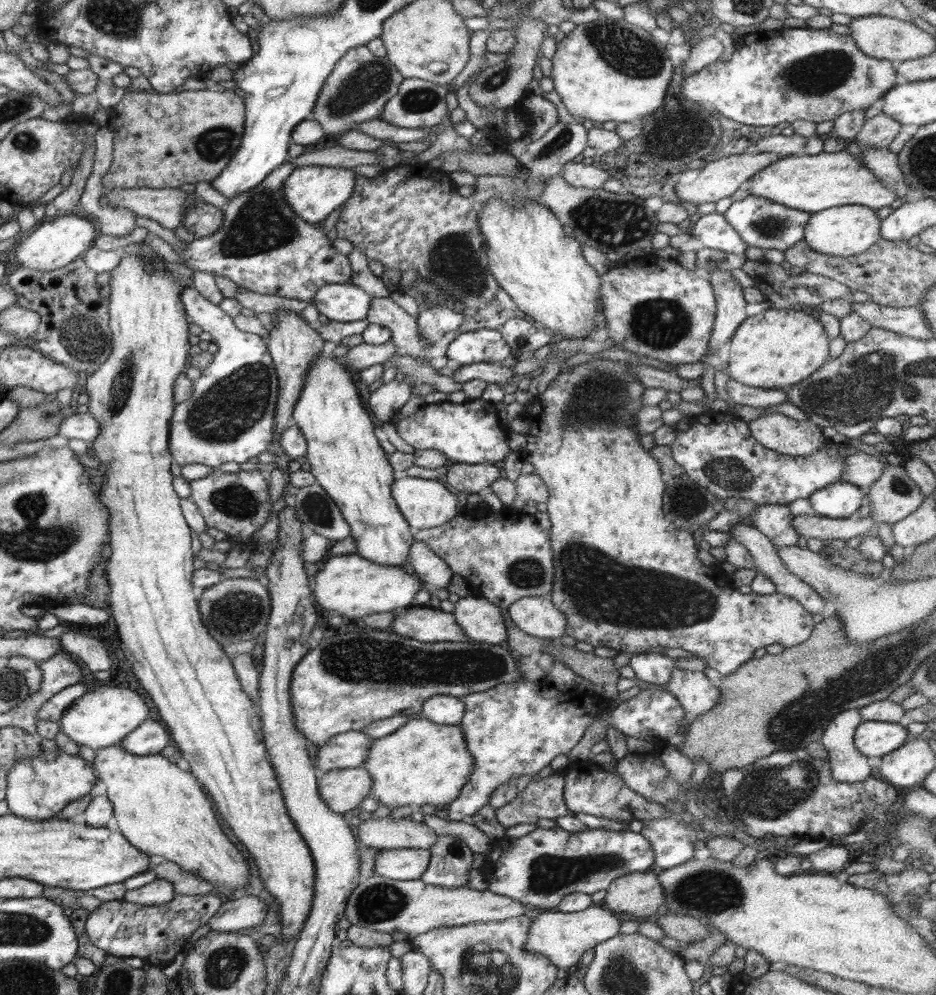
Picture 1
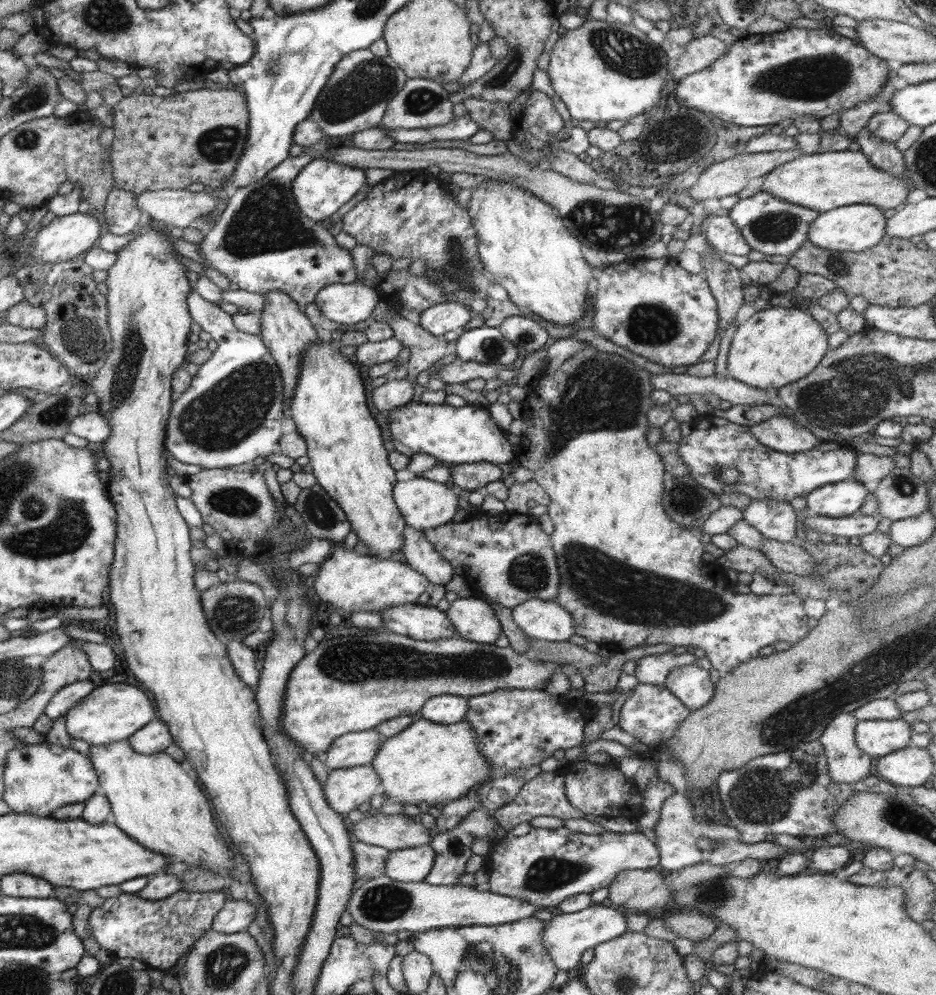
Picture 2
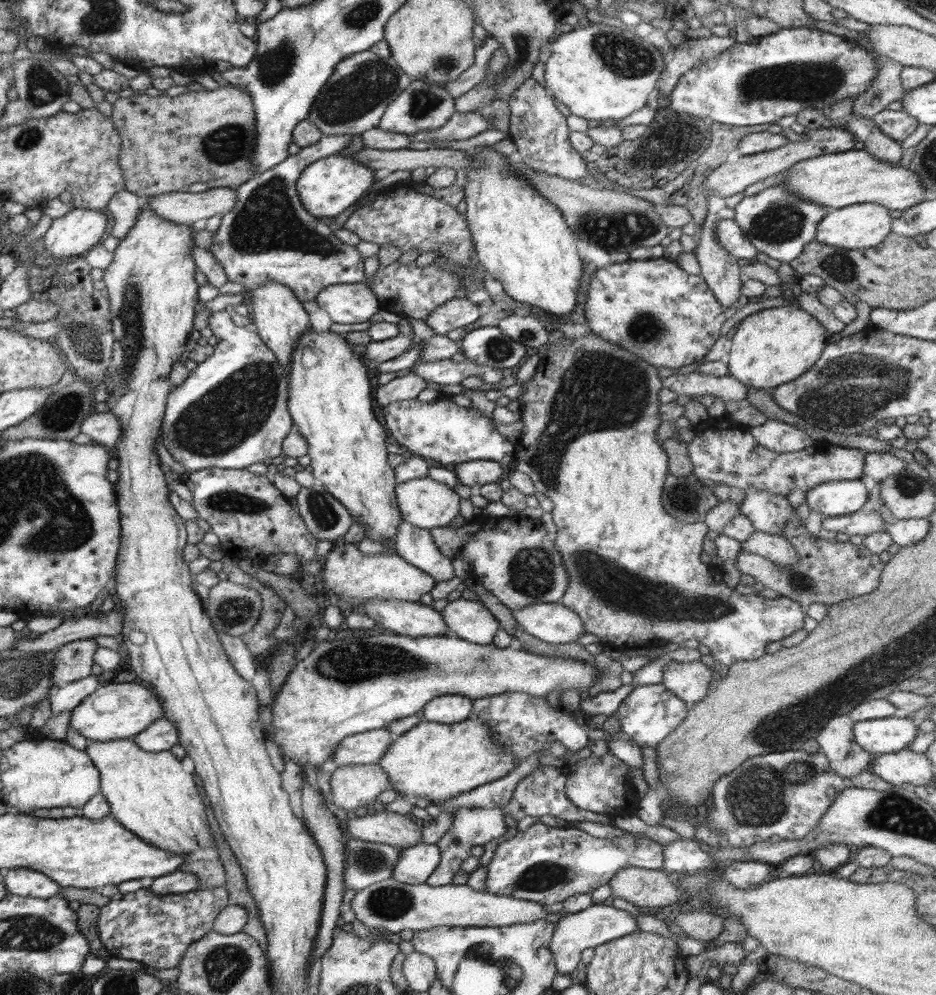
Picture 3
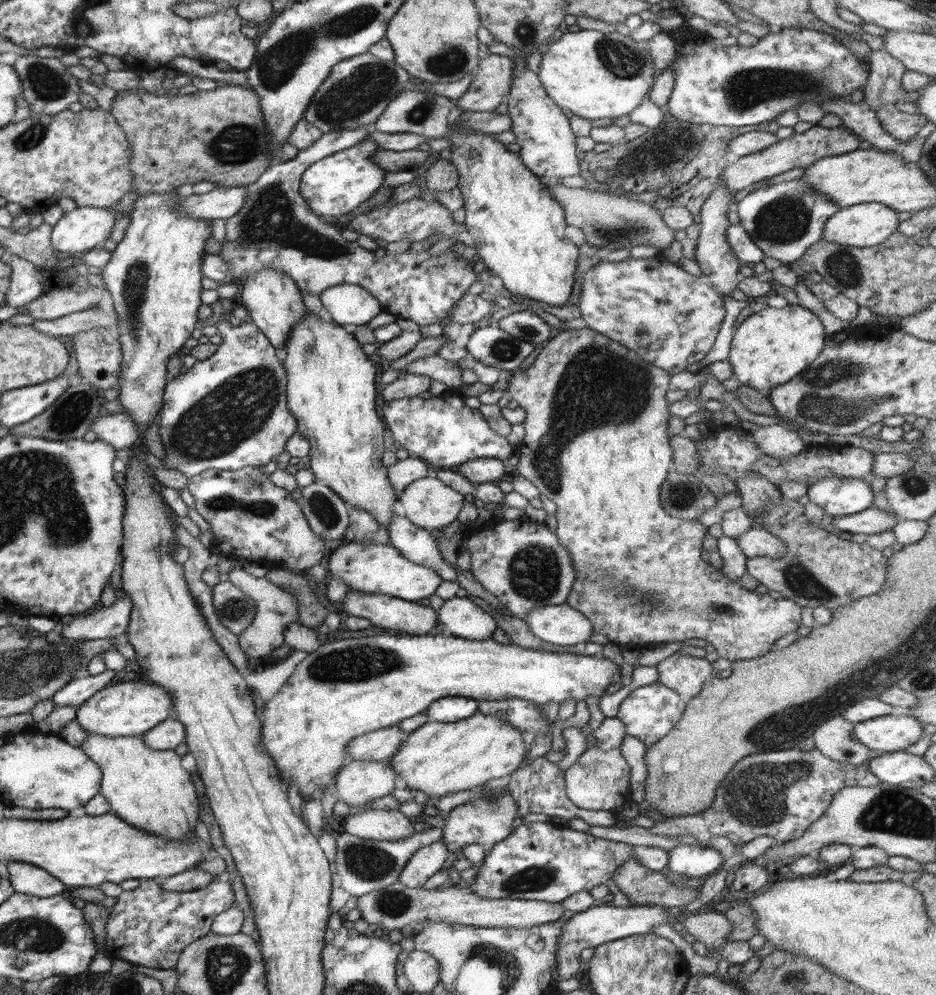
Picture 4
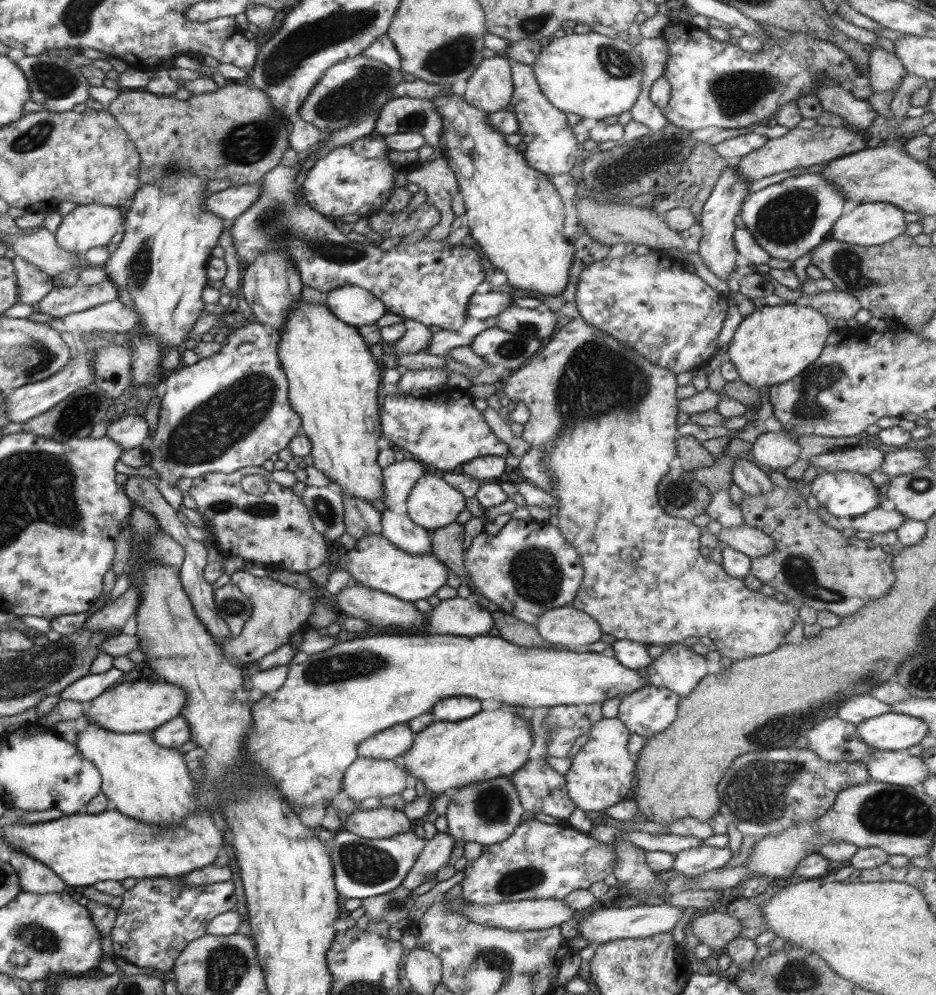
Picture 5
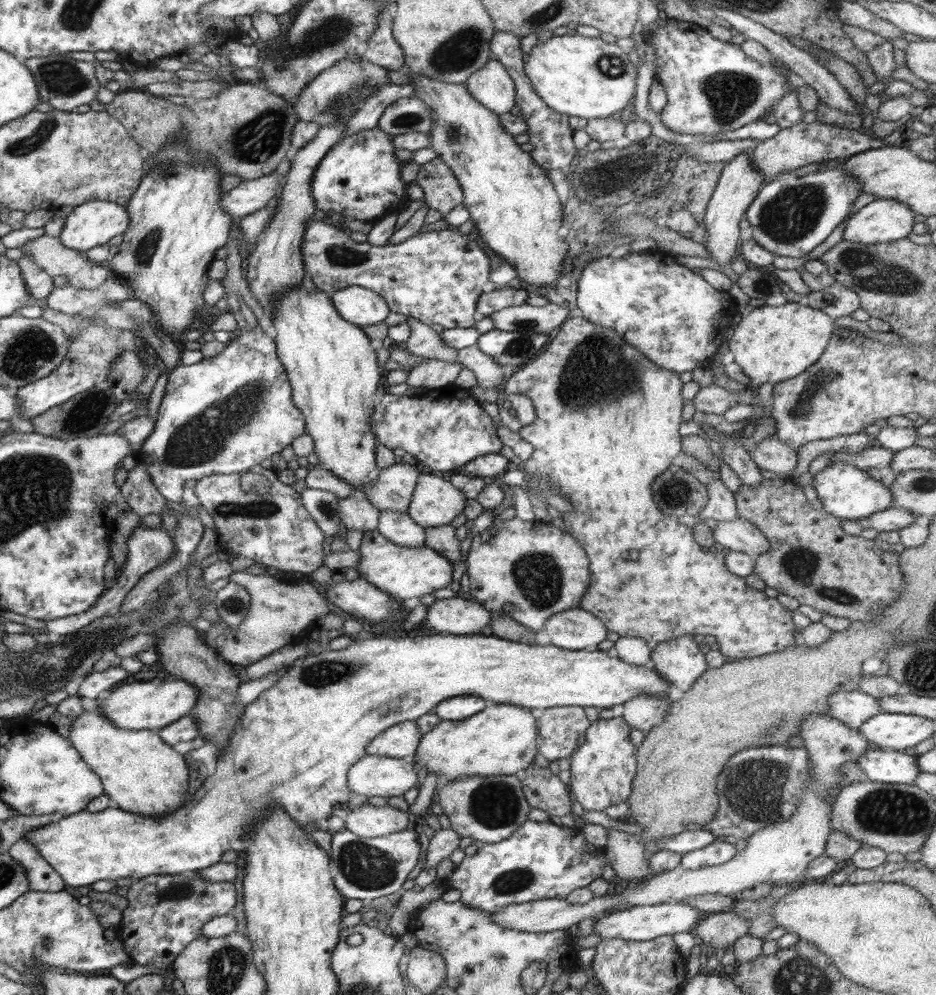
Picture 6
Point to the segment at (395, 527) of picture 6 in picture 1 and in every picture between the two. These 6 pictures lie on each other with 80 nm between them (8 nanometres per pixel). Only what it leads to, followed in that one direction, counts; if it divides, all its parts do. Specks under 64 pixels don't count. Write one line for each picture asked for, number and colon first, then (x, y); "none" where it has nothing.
1: (431, 569)
2: (420, 554)
3: (416, 545)
4: (418, 545)
5: (399, 529)

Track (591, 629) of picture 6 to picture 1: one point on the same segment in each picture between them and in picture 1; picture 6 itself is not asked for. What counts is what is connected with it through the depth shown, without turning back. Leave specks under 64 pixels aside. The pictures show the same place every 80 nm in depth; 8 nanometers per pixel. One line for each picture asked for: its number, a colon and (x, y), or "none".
1: (537, 616)
2: (541, 619)
3: (554, 623)
4: (560, 624)
5: (564, 627)

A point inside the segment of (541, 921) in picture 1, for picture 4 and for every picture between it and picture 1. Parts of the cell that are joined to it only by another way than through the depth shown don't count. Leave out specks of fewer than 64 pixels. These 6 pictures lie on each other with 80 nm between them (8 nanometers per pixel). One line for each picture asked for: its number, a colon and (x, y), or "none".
2: (565, 936)
3: (601, 923)
4: (599, 924)

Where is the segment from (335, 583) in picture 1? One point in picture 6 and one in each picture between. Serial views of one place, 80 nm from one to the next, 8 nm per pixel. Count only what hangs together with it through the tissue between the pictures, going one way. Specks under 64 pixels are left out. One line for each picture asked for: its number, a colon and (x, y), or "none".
2: (353, 583)
3: (356, 577)
4: (367, 566)
5: (375, 562)
6: (406, 573)

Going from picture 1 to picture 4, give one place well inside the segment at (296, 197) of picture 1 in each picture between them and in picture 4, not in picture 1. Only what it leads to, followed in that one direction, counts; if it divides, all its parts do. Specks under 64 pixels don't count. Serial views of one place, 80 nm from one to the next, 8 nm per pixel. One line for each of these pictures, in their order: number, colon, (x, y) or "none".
2: (322, 187)
3: (326, 188)
4: (336, 185)

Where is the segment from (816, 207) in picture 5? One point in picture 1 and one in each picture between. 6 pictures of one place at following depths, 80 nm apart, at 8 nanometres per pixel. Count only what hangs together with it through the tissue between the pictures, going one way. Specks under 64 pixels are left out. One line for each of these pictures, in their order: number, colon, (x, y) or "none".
1: (762, 223)
2: (771, 226)
3: (776, 222)
4: (783, 220)

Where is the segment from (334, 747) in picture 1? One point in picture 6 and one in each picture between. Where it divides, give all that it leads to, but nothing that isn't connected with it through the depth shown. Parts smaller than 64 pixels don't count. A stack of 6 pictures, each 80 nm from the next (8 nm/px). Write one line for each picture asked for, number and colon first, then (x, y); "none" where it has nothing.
2: (349, 750)
3: (365, 748)
4: (380, 745)
5: (389, 744)
6: (401, 740)

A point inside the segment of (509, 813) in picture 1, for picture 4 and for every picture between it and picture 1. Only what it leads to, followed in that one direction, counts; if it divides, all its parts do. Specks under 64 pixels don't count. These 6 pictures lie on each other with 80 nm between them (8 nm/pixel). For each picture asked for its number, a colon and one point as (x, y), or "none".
2: (544, 795)
3: (543, 792)
4: (538, 785)

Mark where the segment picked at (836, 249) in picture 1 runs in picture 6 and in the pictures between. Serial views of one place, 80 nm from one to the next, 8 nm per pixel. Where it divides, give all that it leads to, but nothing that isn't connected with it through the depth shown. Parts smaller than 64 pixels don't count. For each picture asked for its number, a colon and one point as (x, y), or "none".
2: (854, 228)
3: (856, 227)
4: (864, 225)
5: (871, 223)
6: (884, 220)

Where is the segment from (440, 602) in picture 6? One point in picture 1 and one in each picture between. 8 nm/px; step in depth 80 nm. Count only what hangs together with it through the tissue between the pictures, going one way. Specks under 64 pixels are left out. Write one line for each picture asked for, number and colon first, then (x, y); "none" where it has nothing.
1: (481, 621)
2: (475, 620)
3: (470, 620)
4: (459, 616)
5: (457, 616)

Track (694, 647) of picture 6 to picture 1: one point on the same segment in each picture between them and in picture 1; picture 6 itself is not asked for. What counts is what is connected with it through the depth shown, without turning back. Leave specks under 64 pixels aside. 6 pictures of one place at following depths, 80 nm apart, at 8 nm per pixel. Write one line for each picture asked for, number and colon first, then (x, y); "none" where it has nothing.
1: (697, 695)
2: (692, 685)
3: (689, 681)
4: (685, 675)
5: (681, 669)

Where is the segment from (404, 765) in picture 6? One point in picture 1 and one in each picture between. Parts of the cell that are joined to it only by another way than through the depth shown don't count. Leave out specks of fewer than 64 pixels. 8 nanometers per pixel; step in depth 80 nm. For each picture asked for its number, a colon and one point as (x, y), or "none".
1: (342, 790)
2: (345, 789)
3: (353, 787)
4: (359, 782)
5: (367, 778)

